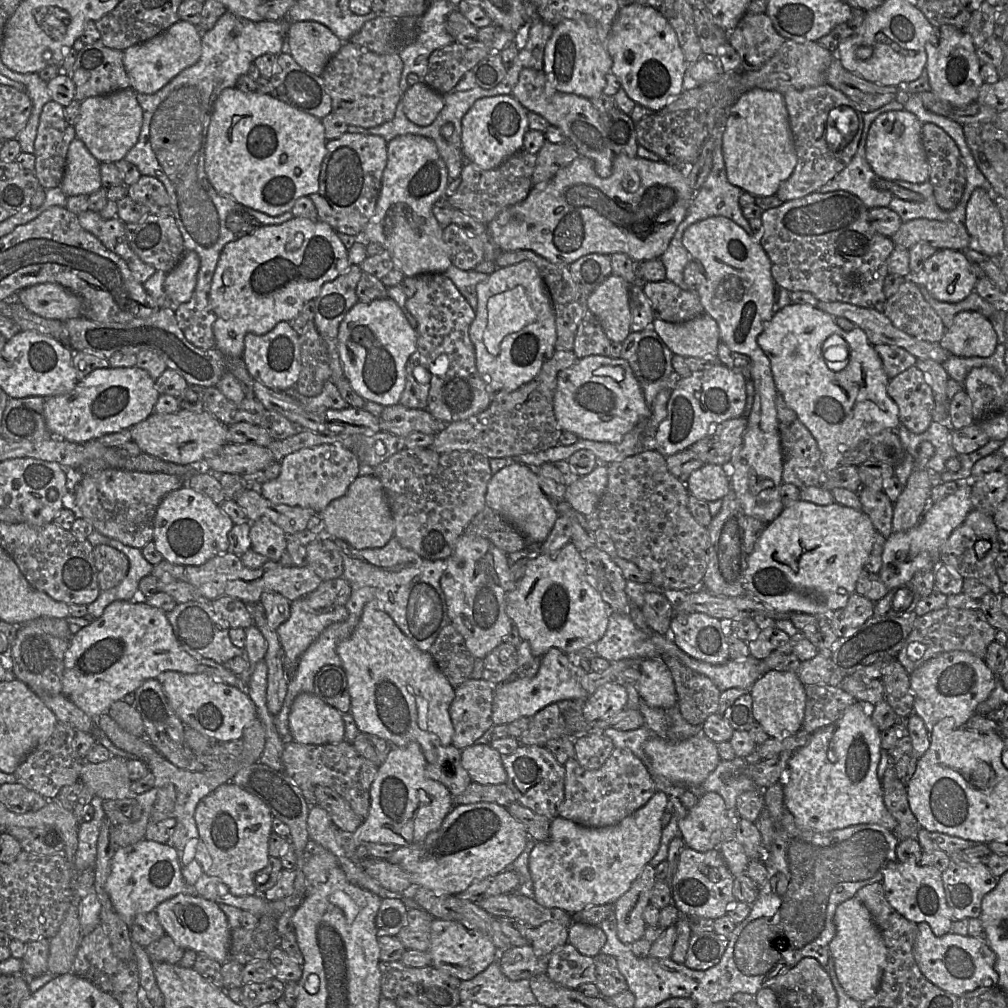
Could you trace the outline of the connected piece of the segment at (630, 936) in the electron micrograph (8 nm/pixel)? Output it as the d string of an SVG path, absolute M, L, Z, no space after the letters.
M647 864L630 889L615 902L617 936L622 943L631 945L643 938L647 926L643 911L650 904L655 881L655 868Z

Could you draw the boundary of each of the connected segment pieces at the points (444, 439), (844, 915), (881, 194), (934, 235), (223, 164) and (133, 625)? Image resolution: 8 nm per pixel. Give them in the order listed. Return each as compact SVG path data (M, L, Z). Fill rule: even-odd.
M556 350L532 381L513 391L498 392L494 395L489 407L484 411L465 420L446 424L445 428L434 436L430 449L438 453L474 451L488 458L507 458L536 453L559 445L562 431L554 414L554 395L557 388L557 377L560 371L574 365L578 360L573 350Z
M856 896L837 906L834 922L836 933L829 944L829 951L836 977L844 992L862 1003L878 991L886 965L886 946L869 911Z
M862 131L859 146L851 162L817 192L847 191L857 196L868 209L889 206L894 195L889 191L879 190L873 185L877 176L866 158L867 136L868 133Z
M917 218L903 222L899 230L891 236L895 246L911 248L919 242L926 242L937 249L952 249L964 251L974 245L973 239L969 235L964 223L954 221L937 221L926 218Z
M225 88L214 103L208 125L205 172L219 194L269 216L280 216L291 211L301 196L318 191L326 142L325 128L314 115L271 94Z
M137 597L133 601L117 600L109 604L103 614L92 619L89 625L75 633L69 642L64 658L62 678L62 694L93 719L101 714L108 714L110 706L122 700L128 693L135 691L148 679L156 679L165 671L175 671L184 674L205 673L227 685L244 689L238 675L225 665L206 658L196 658L187 653L178 643L167 613L147 604Z

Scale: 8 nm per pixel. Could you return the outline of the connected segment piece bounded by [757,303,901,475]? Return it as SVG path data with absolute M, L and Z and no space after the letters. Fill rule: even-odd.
M791 303L774 312L771 320L765 323L762 333L757 337L757 344L770 360L773 379L777 391L782 394L787 406L796 413L798 420L808 429L818 445L822 456L824 475L827 475L828 472L838 468L841 465L843 456L847 452L854 449L862 441L867 440L885 430L895 431L901 424L899 420L898 405L887 393L887 385L890 379L885 373L881 358L875 351L874 345L869 342L865 332L858 326L855 326L850 331L843 330L836 324L836 318L837 317L819 310L817 307L812 307L808 304ZM831 335L841 336L848 344L849 361L846 367L840 371L832 371L830 368L828 368L826 361L823 358L822 345L824 341Z

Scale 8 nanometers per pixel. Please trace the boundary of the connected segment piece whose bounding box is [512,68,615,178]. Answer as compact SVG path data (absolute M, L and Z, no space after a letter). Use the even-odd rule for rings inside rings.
M532 68L521 70L518 82L512 90L512 96L528 111L543 116L550 125L559 128L565 135L567 142L573 145L579 155L593 161L598 176L601 178L610 176L615 154L609 146L609 141L600 119L600 113L589 99L554 90L548 84L543 71Z

